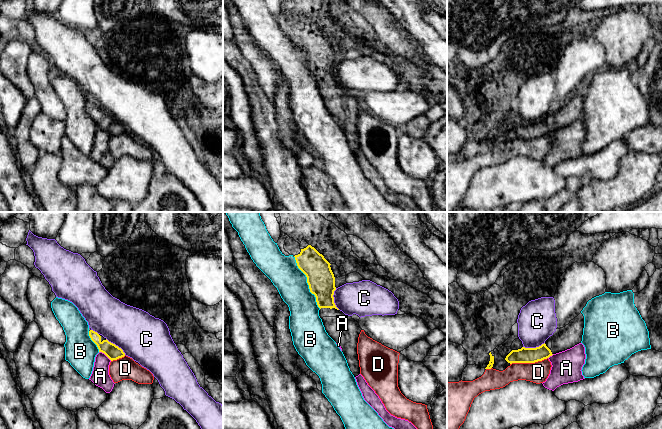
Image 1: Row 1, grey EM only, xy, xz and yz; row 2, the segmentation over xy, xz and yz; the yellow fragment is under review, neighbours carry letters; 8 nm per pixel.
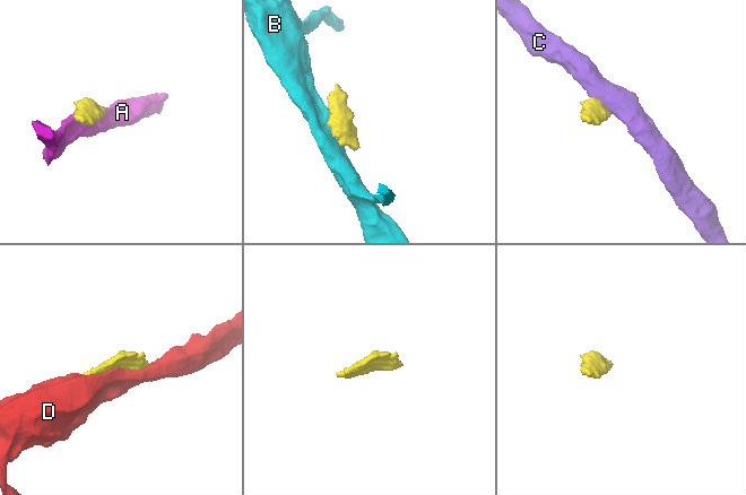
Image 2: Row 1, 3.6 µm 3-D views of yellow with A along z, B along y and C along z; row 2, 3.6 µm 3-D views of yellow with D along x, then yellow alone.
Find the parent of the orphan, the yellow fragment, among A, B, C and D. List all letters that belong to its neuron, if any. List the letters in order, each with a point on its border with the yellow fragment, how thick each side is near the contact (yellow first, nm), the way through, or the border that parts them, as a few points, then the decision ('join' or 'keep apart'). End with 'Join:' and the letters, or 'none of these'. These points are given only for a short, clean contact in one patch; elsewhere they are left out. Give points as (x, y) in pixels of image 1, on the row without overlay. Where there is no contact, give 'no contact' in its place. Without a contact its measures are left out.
A: meets yellow in xy at (105, 130); 120 nm thick on the yellow side, 150 nm on the other; keep apart
B: meets yellow in xz at (307, 58); 220 nm thick on the yellow side, 260 nm on the other; keep apart
C: meets yellow in xz at (333, 75); 220 nm thick on the yellow side, 280 nm on the other; border along xz (335, 64), (333, 78), (339, 85); keep apart
D: meets yellow in yz at (528, 138); 130 nm thick on the yellow side, 170 nm on the other; keep apart
Join: none of these

